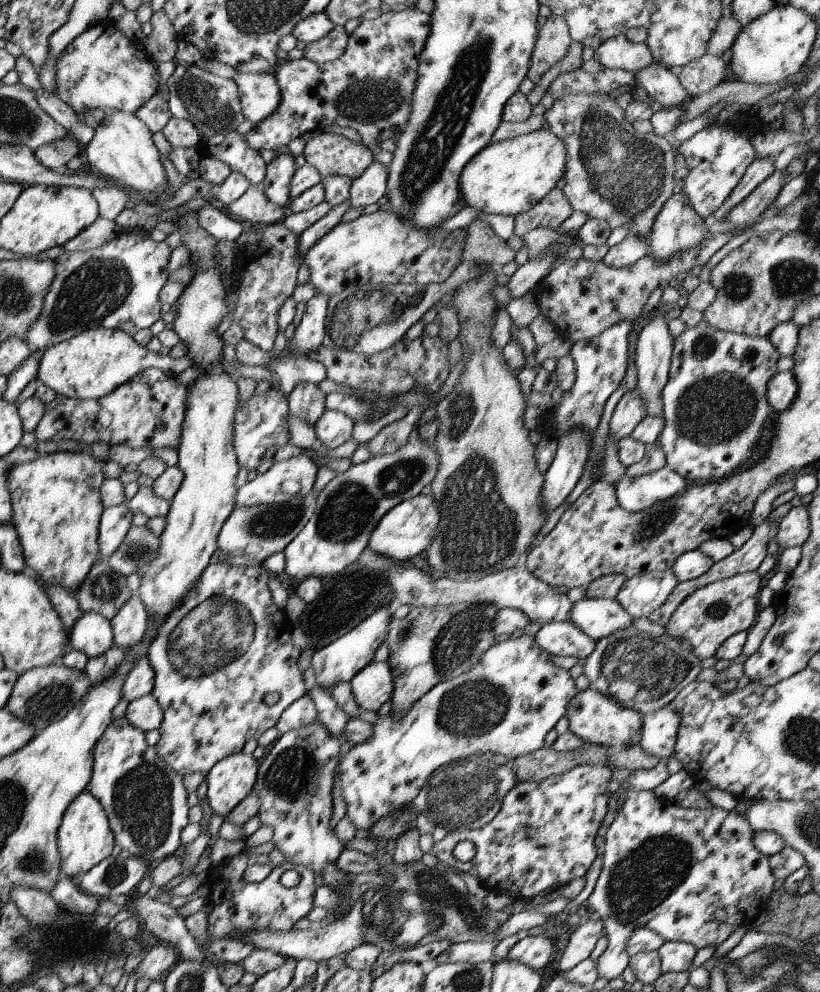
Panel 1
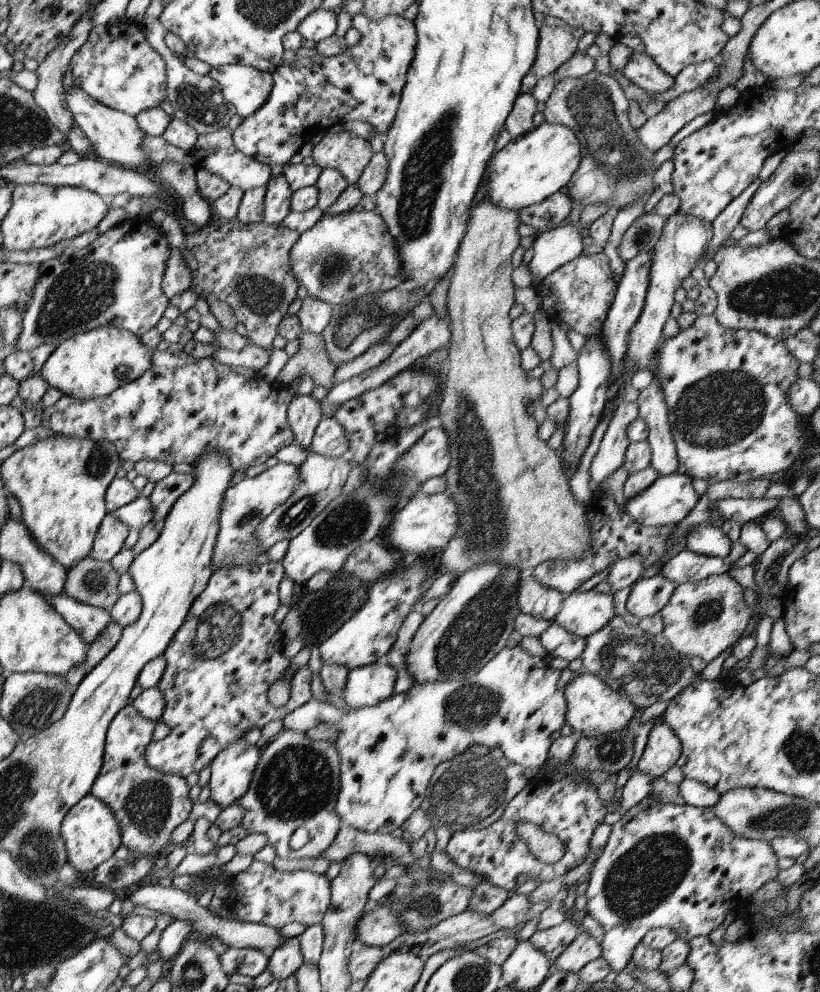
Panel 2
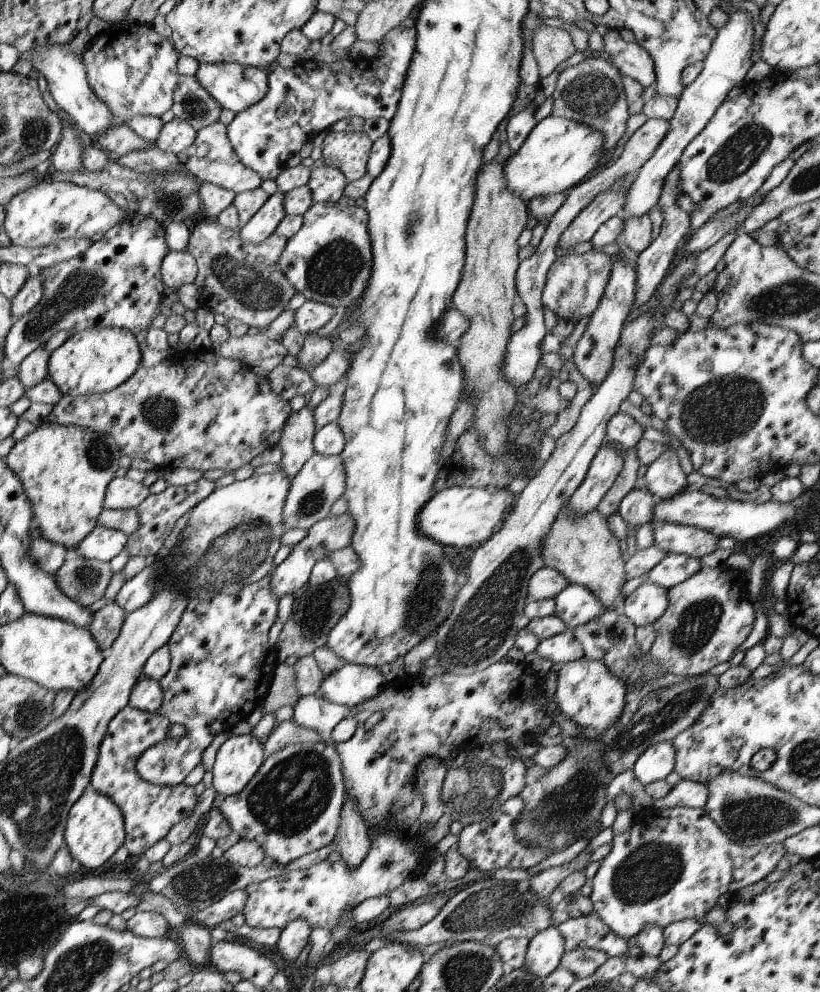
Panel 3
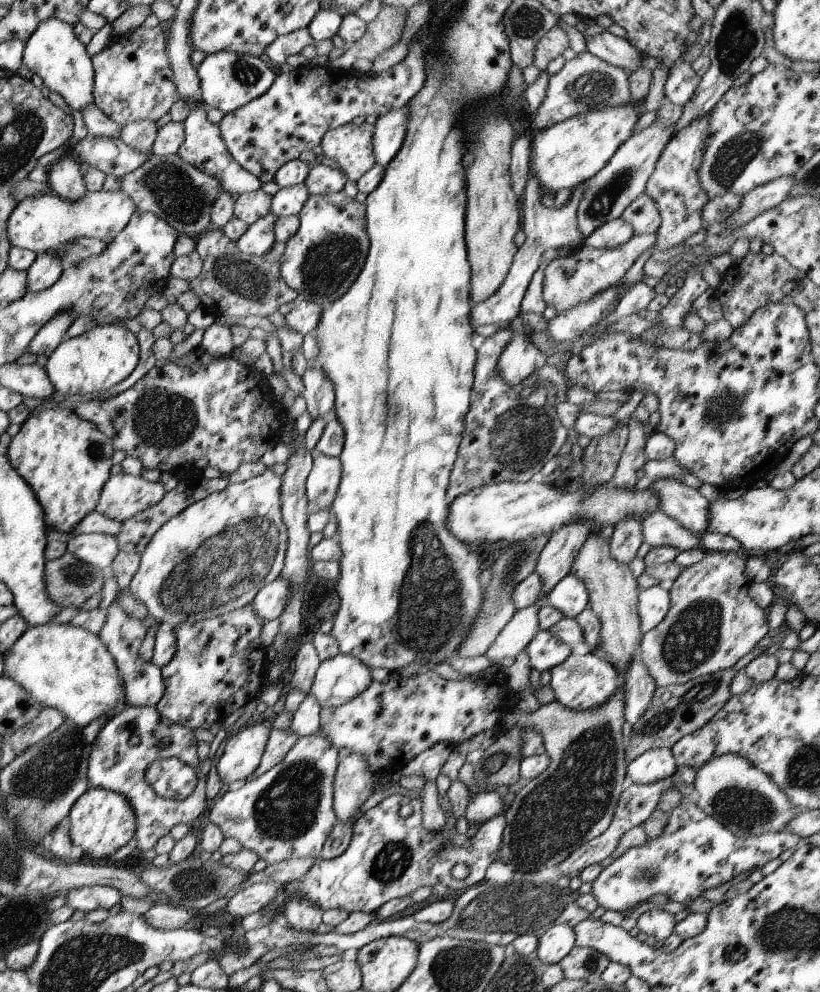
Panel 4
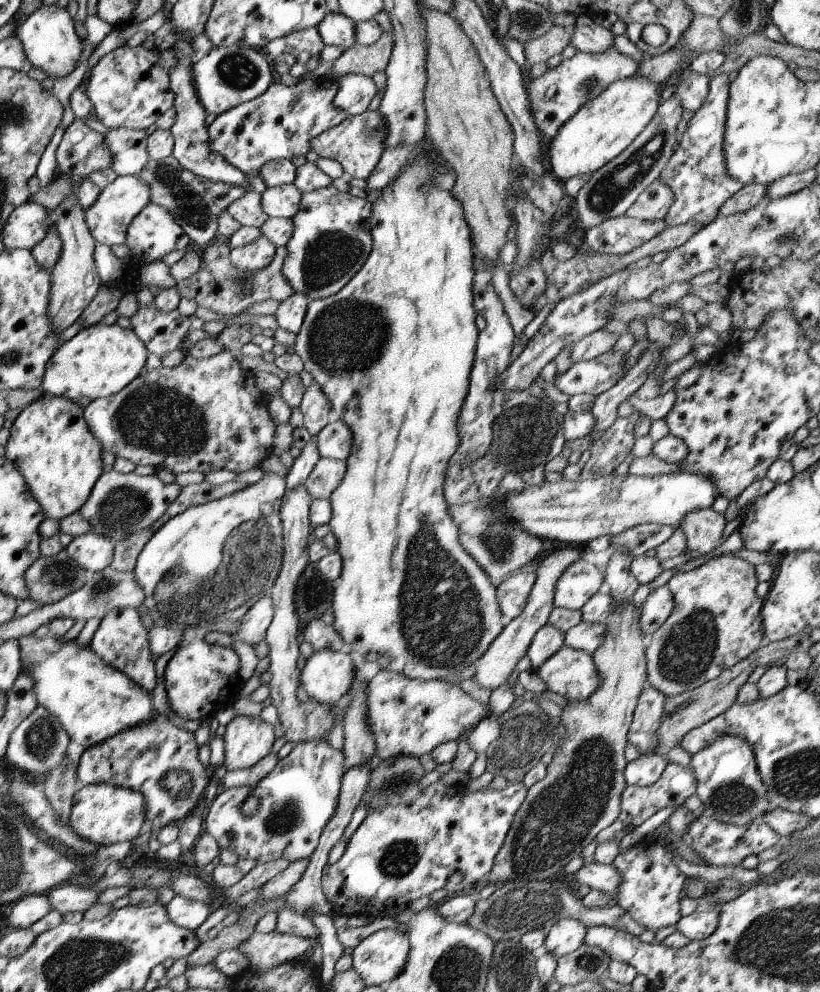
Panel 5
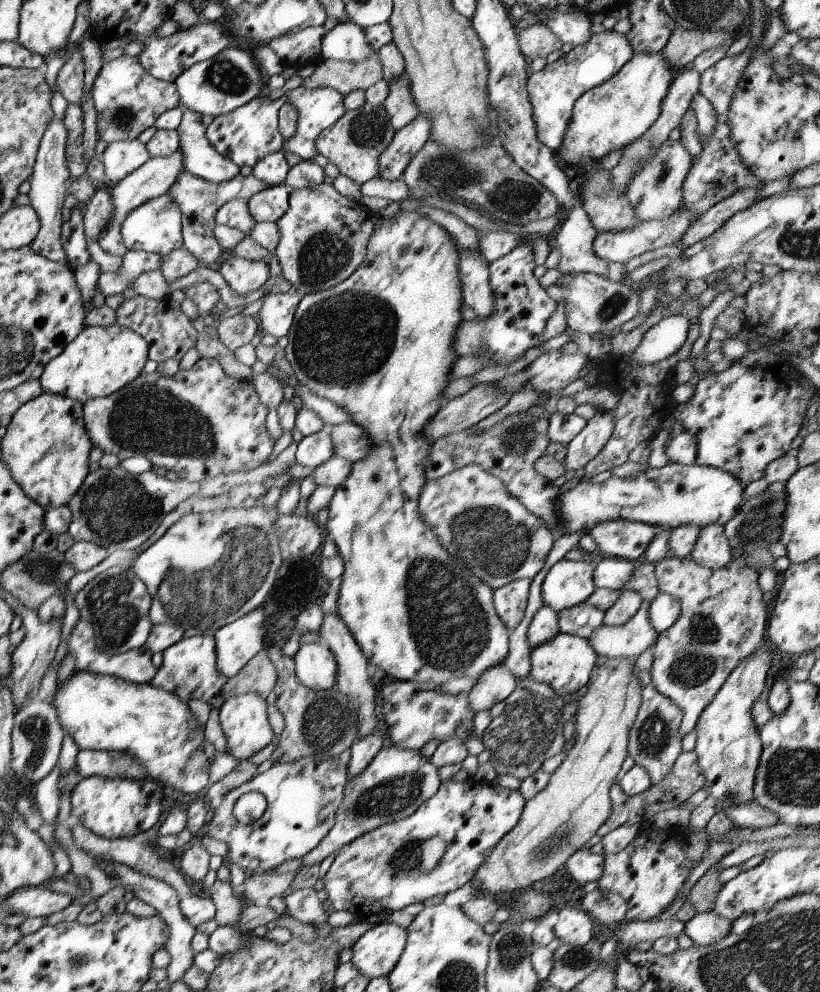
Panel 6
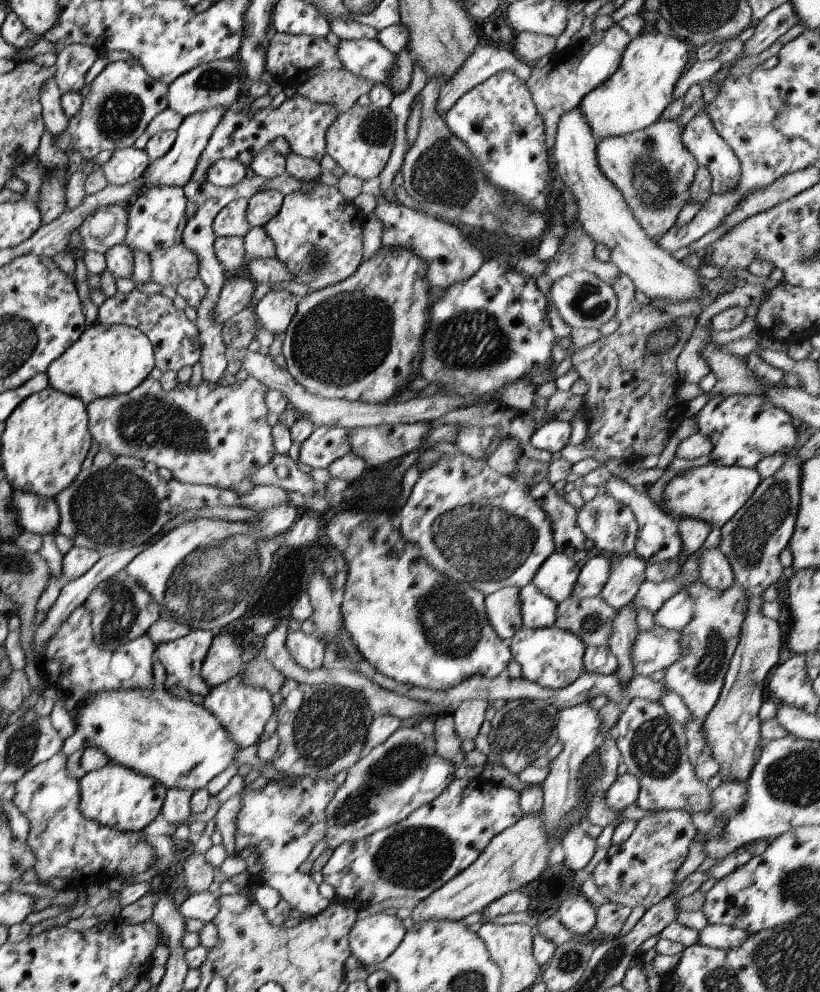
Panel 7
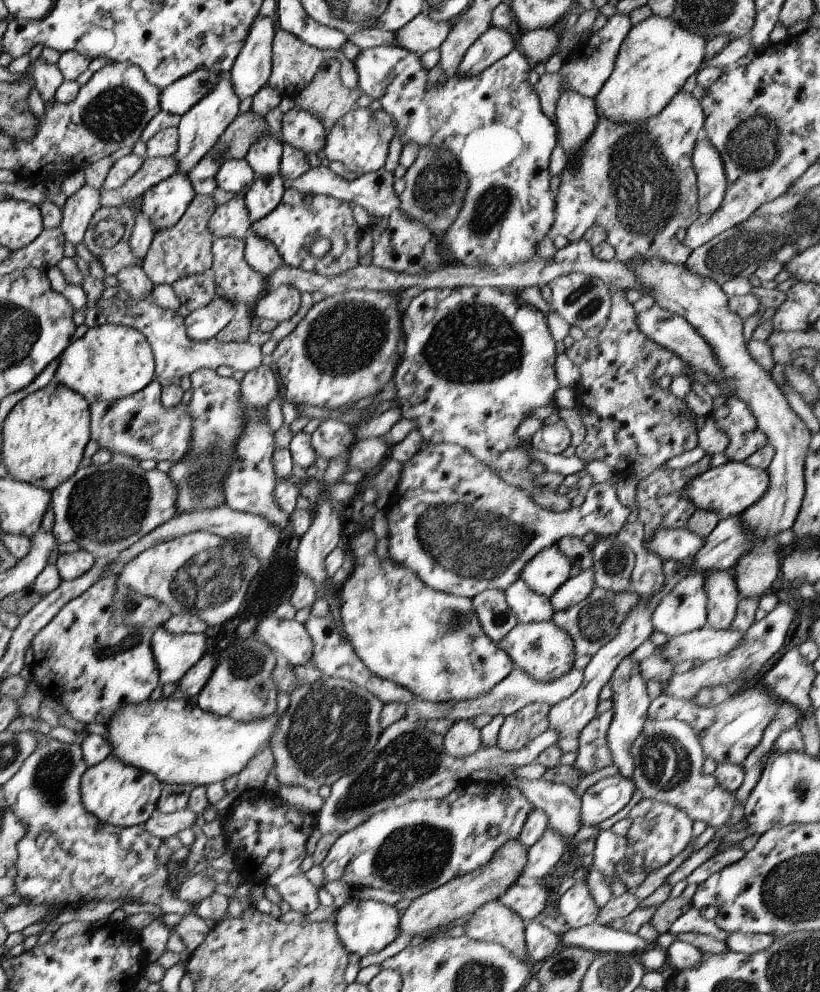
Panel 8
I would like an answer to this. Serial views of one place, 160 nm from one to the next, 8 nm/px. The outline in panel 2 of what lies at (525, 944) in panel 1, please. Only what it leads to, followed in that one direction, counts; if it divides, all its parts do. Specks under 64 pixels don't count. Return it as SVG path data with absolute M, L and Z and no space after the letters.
M567 916L559 926L548 930L535 931L528 942L553 962L561 952L578 936L581 928L578 928L573 920Z

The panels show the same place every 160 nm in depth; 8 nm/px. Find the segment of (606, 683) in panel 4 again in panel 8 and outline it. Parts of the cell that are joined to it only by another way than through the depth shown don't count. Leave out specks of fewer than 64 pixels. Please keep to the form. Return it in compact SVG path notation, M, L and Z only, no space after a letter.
M549 619L540 623L515 623L515 626L496 643L509 656L515 667L530 679L549 682L561 678L573 668L575 660L571 637Z

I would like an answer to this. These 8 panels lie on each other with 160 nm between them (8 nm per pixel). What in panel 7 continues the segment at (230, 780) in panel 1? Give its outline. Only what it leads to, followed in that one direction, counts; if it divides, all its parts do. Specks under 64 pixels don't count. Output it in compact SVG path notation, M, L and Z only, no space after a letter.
M241 672L228 681L211 687L204 696L202 706L218 720L218 723L239 748L247 748L260 741L265 723L273 713L271 693L265 688L254 687L247 680L243 681Z

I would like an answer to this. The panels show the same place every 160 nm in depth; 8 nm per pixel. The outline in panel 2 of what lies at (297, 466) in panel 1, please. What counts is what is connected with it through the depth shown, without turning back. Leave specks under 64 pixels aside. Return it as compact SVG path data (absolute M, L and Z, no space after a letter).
M278 462L258 476L251 479L245 477L235 486L225 490L217 520L213 554L211 554L211 572L231 566L251 566L256 555L266 552L257 546L253 532L264 517L289 499L300 482L298 468L293 464Z

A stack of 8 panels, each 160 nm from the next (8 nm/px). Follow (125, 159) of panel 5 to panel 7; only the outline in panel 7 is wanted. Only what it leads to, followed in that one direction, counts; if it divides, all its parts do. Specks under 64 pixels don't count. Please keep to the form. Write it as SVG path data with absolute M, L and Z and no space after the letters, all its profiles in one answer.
M127 147L112 151L110 158L99 168L107 183L123 186L141 176L149 163L143 149Z

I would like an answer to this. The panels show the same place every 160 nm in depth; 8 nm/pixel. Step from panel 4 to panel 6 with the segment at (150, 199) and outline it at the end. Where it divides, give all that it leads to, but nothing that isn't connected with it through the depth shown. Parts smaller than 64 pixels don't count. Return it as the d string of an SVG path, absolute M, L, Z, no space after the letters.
M185 169L177 173L175 180L166 190L166 195L179 207L183 247L195 256L199 266L217 268L225 255L214 237L214 216L218 206L239 197L248 199L266 186L252 174L246 177L237 174L230 181L210 184L206 180L189 174Z

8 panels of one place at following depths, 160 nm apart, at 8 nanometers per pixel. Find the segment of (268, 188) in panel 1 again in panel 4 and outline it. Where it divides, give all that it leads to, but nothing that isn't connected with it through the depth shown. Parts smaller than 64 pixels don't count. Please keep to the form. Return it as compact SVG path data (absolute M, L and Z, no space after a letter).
M271 211L257 217L247 225L241 236L238 236L235 241L236 247L245 254L254 254L255 256L265 254L275 242L272 232L276 218Z

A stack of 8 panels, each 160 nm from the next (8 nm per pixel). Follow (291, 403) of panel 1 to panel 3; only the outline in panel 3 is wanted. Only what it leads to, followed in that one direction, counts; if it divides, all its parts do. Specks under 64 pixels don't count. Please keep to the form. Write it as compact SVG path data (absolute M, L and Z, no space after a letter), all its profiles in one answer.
M315 387L311 388L304 396L304 404L301 410L291 412L290 416L281 430L281 436L277 442L277 448L281 450L280 469L291 482L295 474L301 469L301 466L314 454L312 448L312 439L315 430L313 430L313 412L309 406L309 398Z

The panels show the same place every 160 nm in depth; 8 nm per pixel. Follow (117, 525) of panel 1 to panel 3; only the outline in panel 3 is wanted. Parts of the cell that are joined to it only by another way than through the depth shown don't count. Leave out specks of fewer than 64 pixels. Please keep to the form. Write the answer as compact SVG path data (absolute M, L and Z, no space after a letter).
M95 526L75 546L75 553L81 558L109 562L125 547L126 538L119 530Z

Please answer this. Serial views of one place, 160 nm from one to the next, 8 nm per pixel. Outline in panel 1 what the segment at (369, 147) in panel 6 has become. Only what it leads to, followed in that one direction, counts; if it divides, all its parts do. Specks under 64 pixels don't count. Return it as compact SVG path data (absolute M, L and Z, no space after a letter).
M320 133L311 138L302 155L305 163L319 172L321 179L334 175L357 178L375 161L365 144L334 133Z

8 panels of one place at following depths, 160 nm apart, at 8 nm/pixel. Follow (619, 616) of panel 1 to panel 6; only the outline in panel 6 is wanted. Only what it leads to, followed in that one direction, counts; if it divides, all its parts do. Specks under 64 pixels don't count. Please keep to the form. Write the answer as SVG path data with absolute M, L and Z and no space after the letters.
M560 559L553 564L546 576L540 575L540 593L545 606L556 613L584 603L595 592L594 566L589 561Z

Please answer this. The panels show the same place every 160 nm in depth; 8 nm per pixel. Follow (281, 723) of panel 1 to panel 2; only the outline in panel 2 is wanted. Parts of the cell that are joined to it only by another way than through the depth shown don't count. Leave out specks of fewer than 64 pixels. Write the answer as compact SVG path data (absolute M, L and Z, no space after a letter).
M515 646L513 649L503 648L499 654L497 654L489 663L481 668L480 672L477 672L475 676L469 679L448 679L436 682L423 682L423 684L412 685L406 692L401 692L400 694L391 694L385 700L381 700L378 704L371 707L362 708L349 708L347 712L343 712L342 709L337 709L327 702L321 702L321 700L315 700L311 698L308 702L305 702L303 706L289 712L283 721L283 730L292 732L308 732L313 727L318 726L335 726L339 730L339 736L333 738L333 744L335 744L335 750L337 750L339 756L339 790L337 792L337 799L335 802L335 813L344 825L350 828L355 828L356 830L367 832L367 833L389 833L395 828L399 828L417 808L420 808L426 789L428 788L428 781L430 780L434 769L444 761L449 761L456 755L464 755L467 748L473 748L474 744L484 745L485 748L493 749L498 748L503 753L503 757L511 763L519 764L523 768L529 768L531 770L536 770L541 766L541 764L546 763L548 759L548 749L552 744L551 734L554 731L560 730L565 723L565 712L566 704L563 698L563 690L565 686L573 680L576 672L572 672L568 669L564 670L553 670L547 666L544 658L539 658L530 656L526 651L523 651L520 646Z

